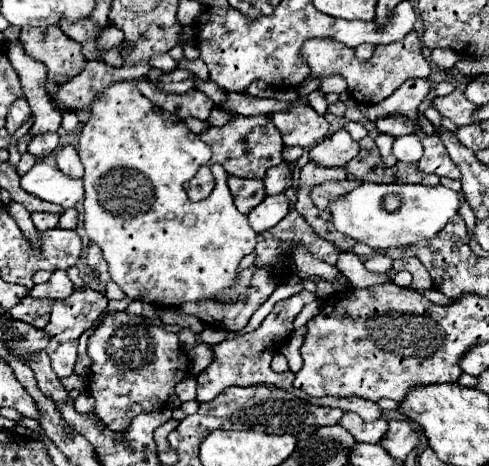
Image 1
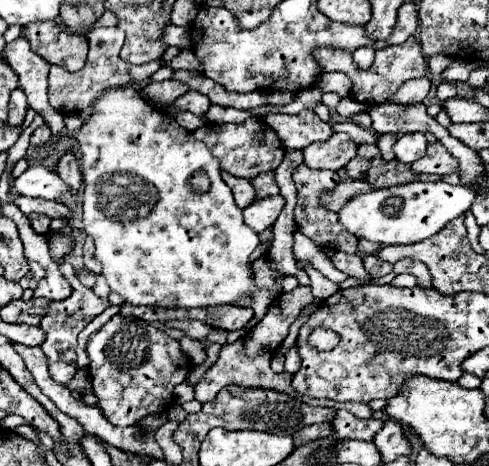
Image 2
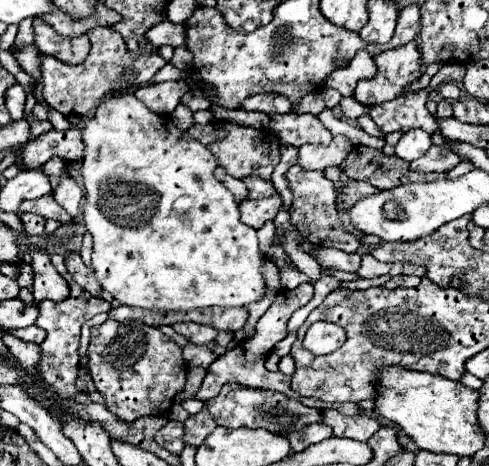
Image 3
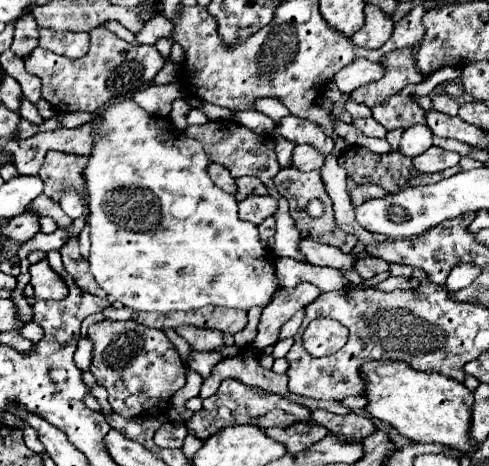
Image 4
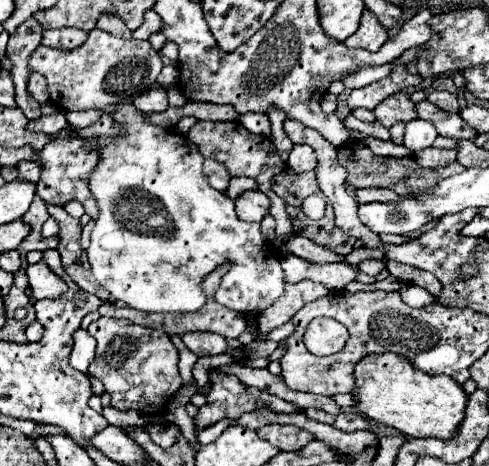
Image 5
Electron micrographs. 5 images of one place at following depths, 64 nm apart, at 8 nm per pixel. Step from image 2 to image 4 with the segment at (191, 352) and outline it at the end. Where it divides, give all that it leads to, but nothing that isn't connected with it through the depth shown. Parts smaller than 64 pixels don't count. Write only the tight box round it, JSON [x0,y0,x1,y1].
[188,352,224,378]

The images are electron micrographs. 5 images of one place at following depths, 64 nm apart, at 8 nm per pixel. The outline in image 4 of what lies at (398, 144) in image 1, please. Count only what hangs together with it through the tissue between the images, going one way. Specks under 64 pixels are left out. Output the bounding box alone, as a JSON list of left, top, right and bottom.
[400,124,434,158]

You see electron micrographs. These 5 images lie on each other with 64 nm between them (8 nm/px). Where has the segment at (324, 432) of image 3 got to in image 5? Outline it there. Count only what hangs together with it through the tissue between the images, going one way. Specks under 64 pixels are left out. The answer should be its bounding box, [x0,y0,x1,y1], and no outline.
[258,424,314,450]

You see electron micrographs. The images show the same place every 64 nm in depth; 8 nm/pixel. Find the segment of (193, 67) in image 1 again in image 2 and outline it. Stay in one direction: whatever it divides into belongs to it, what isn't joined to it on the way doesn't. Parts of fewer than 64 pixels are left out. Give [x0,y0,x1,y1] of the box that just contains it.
[170,50,202,72]

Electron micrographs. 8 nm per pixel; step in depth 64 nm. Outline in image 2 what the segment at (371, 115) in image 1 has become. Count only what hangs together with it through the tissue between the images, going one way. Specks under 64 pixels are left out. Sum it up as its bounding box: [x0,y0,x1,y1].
[390,78,430,104]

